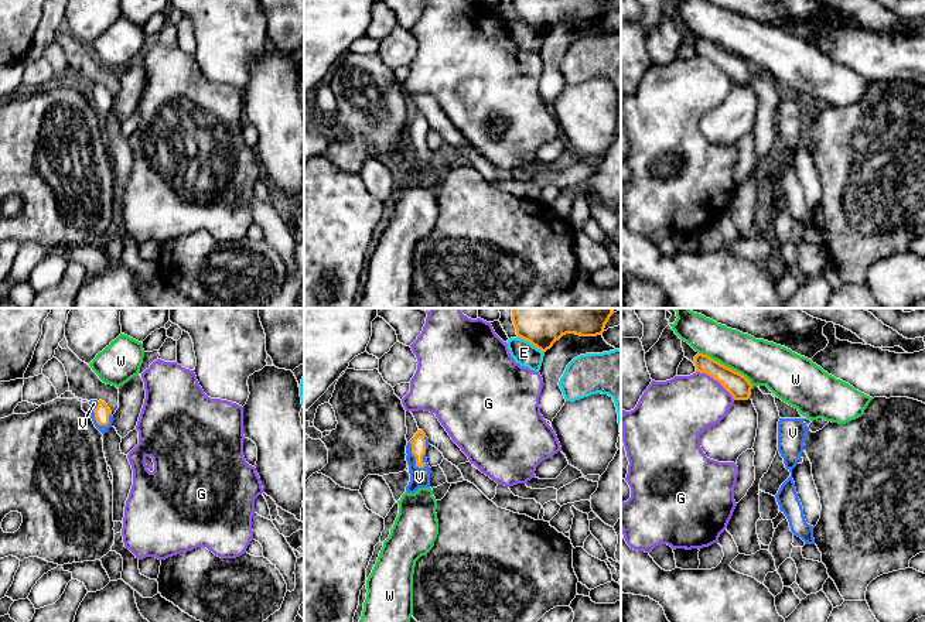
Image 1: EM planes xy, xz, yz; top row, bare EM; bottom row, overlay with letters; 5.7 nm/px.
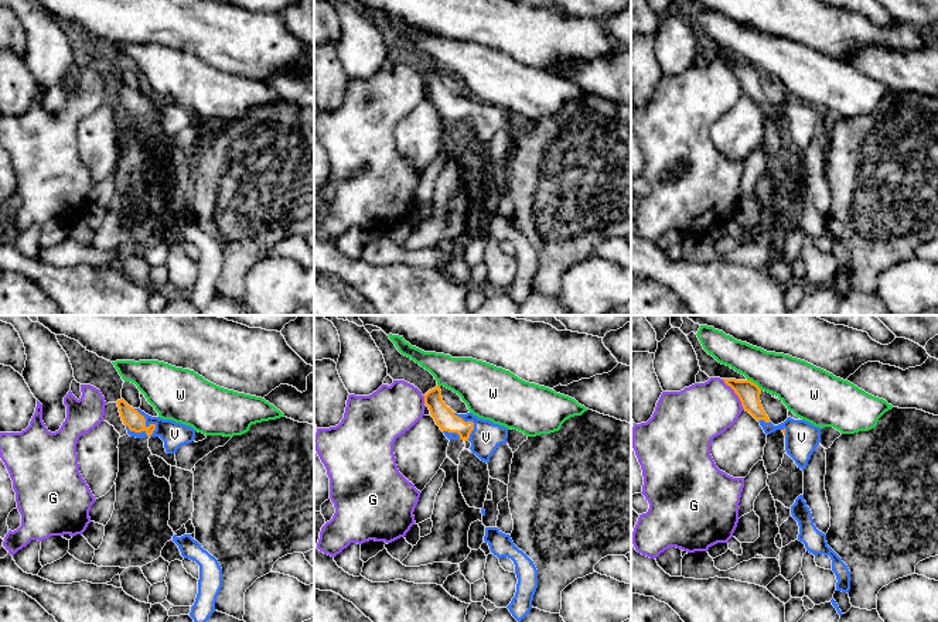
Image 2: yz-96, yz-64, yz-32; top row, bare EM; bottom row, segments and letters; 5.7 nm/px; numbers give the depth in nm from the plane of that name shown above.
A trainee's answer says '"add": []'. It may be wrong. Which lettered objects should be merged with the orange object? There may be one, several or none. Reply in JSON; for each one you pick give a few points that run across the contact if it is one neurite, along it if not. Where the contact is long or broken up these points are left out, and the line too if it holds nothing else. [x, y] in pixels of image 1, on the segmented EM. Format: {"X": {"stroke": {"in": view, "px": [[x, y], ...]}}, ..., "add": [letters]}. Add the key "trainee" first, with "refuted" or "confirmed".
{"trainee": "refuted", "V": {"stroke": {"in": "xz", "px": [[417, 443], [413, 454], [419, 477]]}}, "add": ["V"]}

